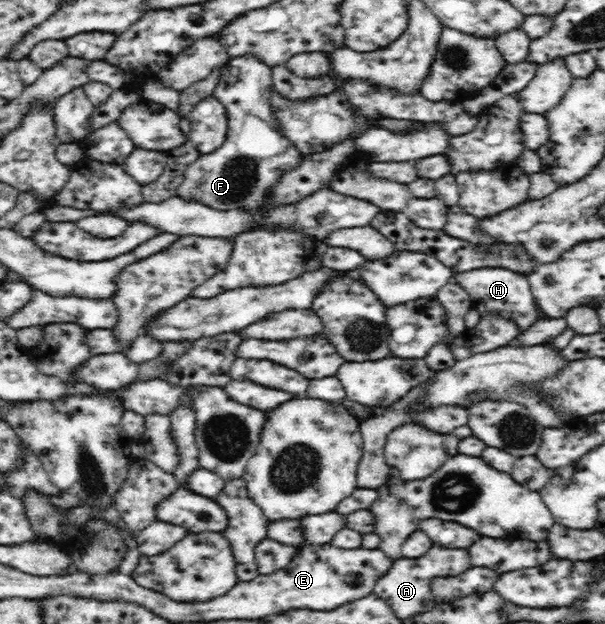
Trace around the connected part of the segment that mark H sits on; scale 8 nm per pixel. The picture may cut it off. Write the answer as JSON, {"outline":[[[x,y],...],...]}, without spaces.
{"outline":[[[481,267],[469,271],[457,272],[456,281],[467,291],[472,300],[472,307],[479,313],[495,311],[507,320],[519,325],[521,331],[531,327],[537,319],[541,319],[538,307],[531,295],[531,287],[524,274],[520,274],[503,267]]]}

